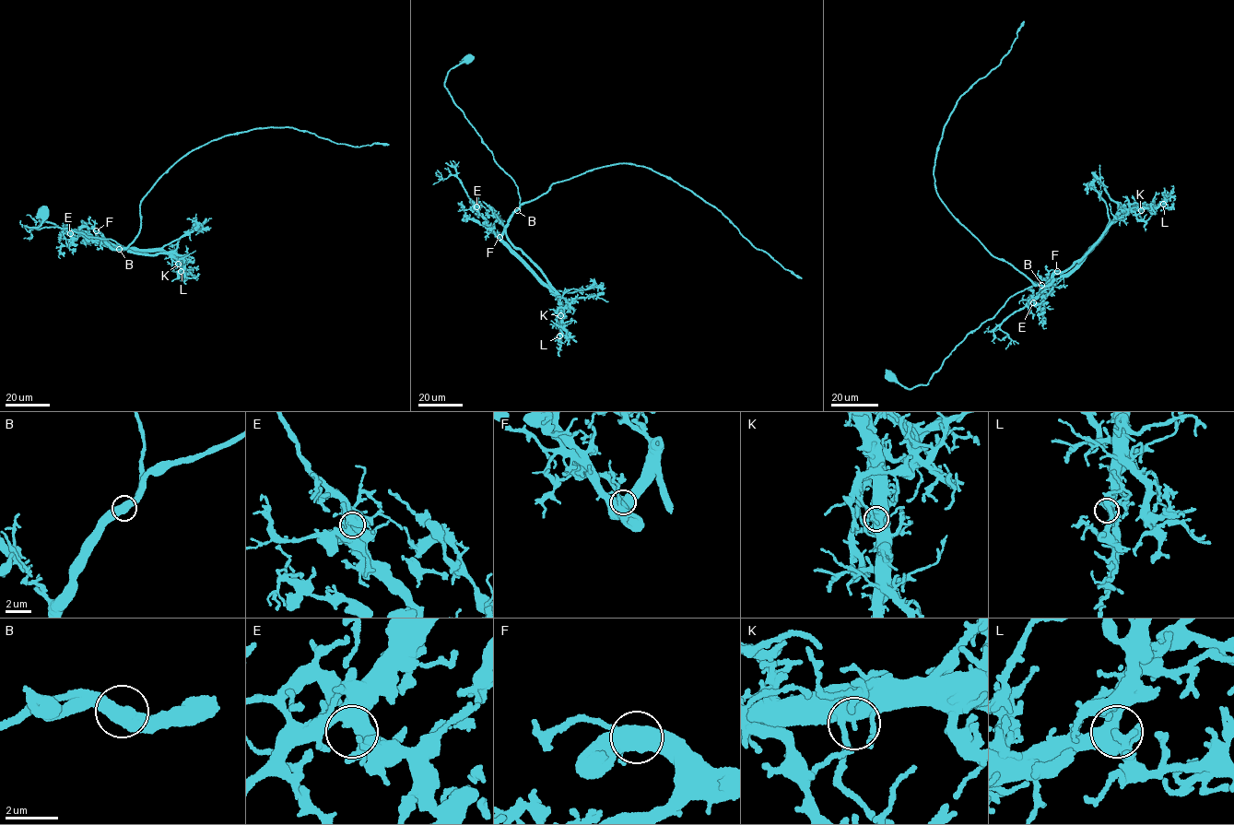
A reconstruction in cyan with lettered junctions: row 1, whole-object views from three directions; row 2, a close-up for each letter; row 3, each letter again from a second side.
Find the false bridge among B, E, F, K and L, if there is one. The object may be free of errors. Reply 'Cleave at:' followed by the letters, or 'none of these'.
Cleave at: none of these

